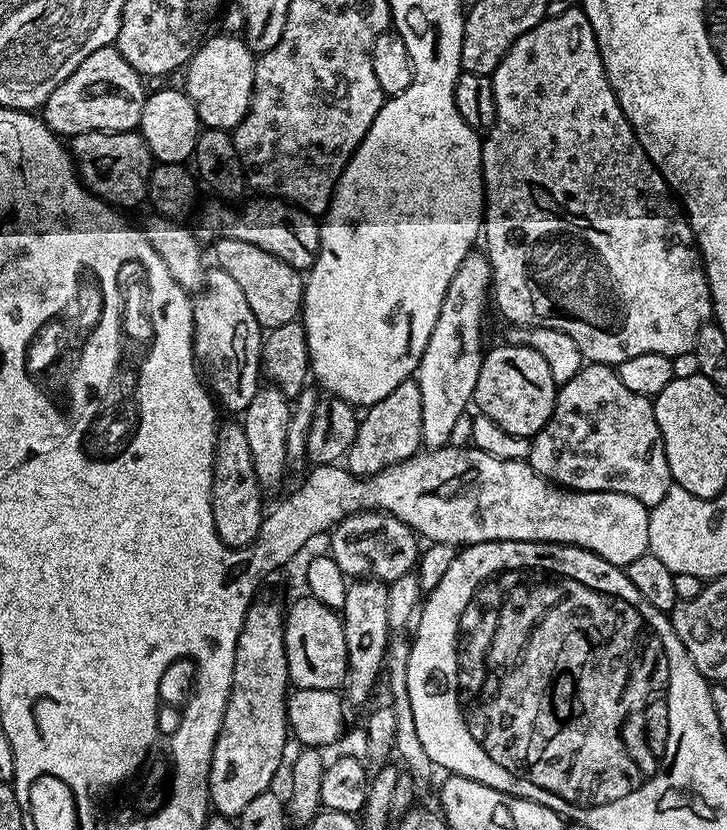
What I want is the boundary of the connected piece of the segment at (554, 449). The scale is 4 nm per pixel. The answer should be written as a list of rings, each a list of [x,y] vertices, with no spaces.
[[[585,363],[580,372],[574,374],[574,378],[570,378],[570,382],[559,385],[552,416],[546,422],[543,430],[536,436],[531,437],[526,462],[535,472],[542,474],[547,480],[551,480],[553,484],[558,484],[562,488],[570,488],[574,492],[617,492],[618,494],[630,494],[630,498],[638,498],[638,502],[642,502],[649,509],[653,508],[658,502],[662,502],[662,498],[666,498],[669,488],[673,487],[670,466],[666,462],[666,450],[662,442],[662,434],[658,430],[656,409],[653,401],[642,394],[634,394],[634,390],[630,390],[622,383],[622,378],[618,378],[615,367],[606,364]]]

